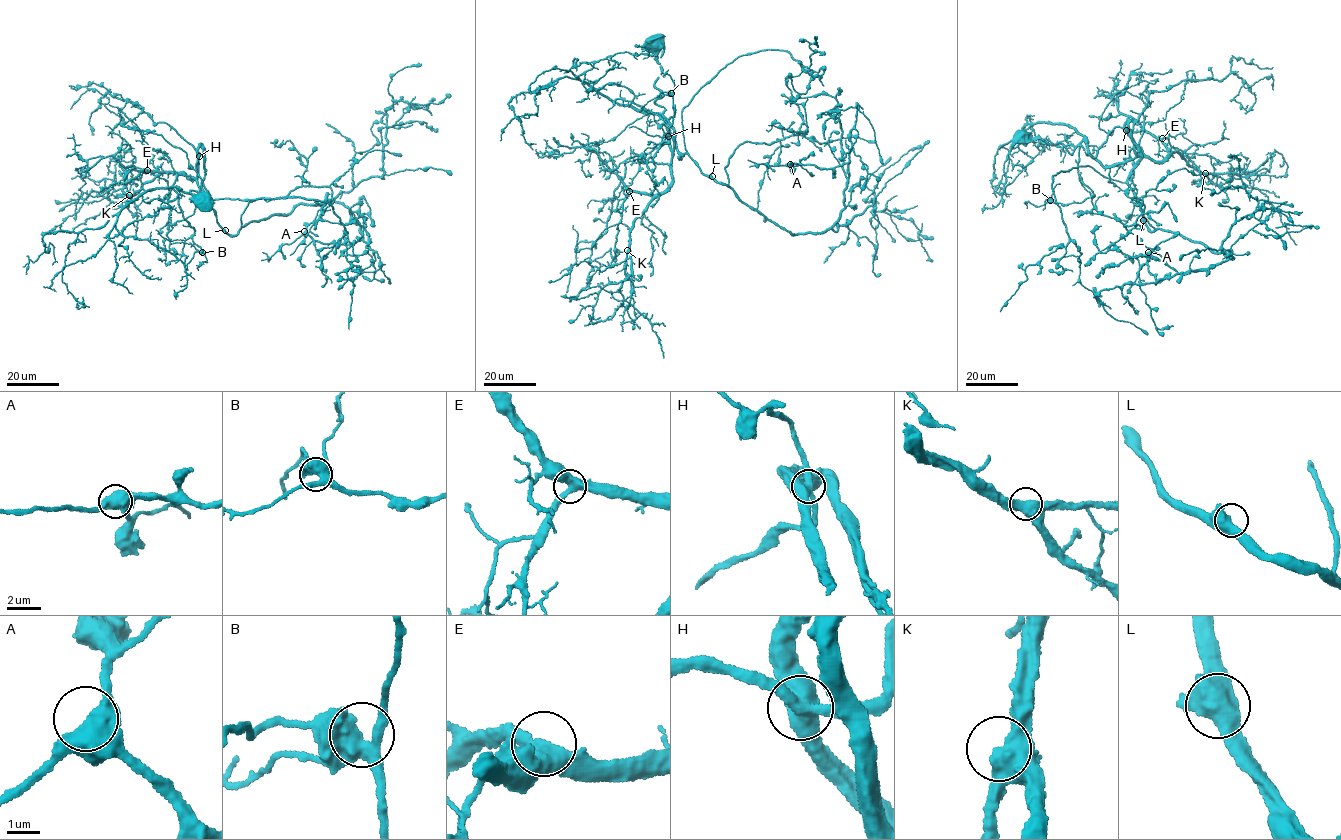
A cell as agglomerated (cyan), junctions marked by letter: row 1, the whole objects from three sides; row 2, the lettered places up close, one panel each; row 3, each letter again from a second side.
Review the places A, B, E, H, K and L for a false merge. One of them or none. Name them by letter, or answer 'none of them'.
H

